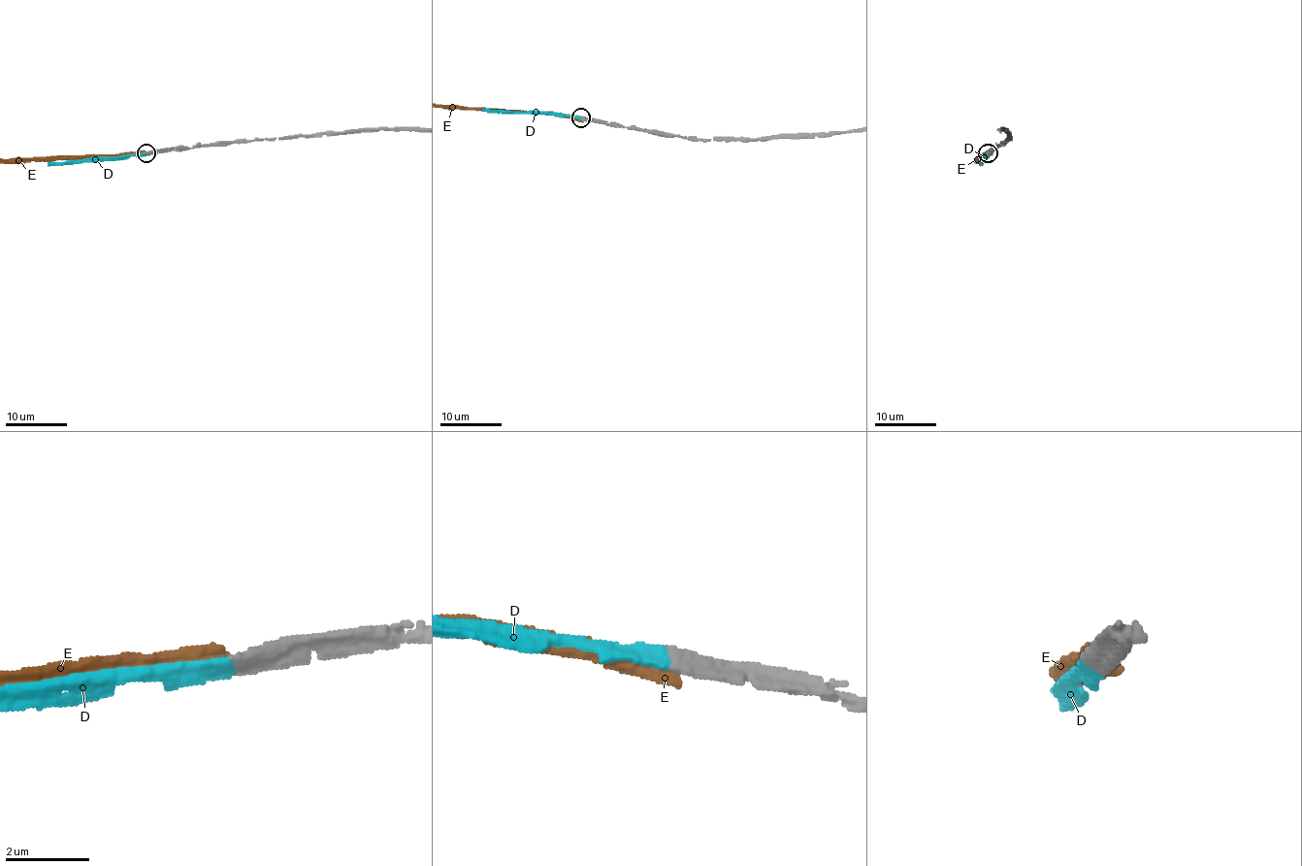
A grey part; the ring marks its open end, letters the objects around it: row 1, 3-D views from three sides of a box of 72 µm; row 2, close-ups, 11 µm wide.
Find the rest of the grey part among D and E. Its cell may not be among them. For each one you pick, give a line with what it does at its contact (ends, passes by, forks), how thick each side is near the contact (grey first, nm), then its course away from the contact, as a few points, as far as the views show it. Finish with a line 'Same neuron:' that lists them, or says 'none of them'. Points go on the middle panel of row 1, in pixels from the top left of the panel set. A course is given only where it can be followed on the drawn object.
D: it ends | 360/360 nm | via (580, 117), (539, 112), (482, 110)
Same neuron: D

